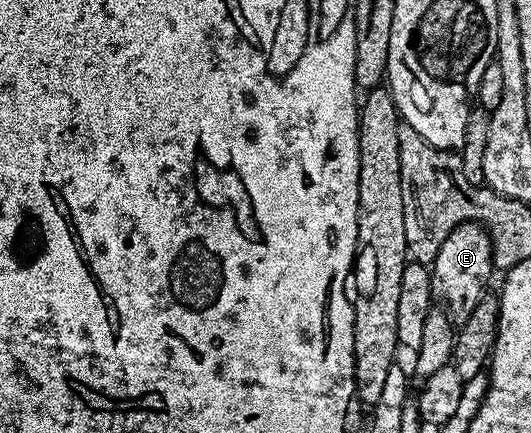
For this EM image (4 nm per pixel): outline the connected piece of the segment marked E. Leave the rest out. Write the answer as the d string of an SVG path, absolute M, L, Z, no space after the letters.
M476 221L459 223L450 233L450 237L442 243L442 249L436 254L436 262L431 264L430 270L434 280L434 291L437 296L448 299L446 307L457 320L463 321L470 317L470 313L478 305L478 301L484 298L486 288L484 282L491 277L494 272L492 262L492 241L493 236L487 230L483 231L481 224Z

